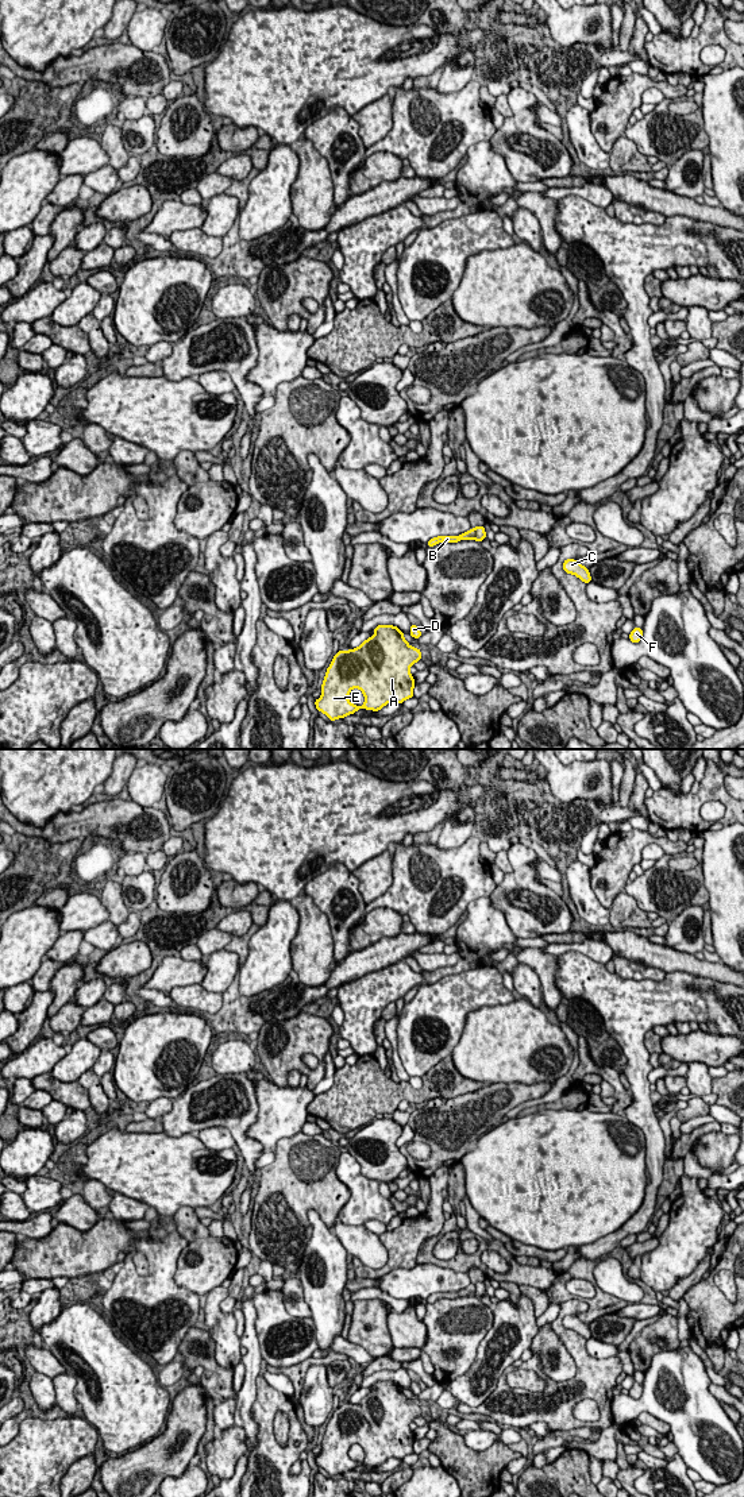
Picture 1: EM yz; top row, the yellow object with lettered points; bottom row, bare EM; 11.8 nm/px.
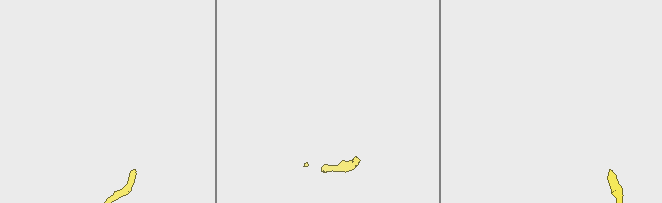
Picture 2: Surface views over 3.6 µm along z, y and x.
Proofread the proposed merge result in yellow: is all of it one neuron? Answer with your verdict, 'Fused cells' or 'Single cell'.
Fused cells

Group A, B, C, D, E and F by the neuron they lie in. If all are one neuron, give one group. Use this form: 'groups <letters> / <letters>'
groups A C D E F / B

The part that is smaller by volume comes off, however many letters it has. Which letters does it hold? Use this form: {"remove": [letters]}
{"remove": ["B"]}

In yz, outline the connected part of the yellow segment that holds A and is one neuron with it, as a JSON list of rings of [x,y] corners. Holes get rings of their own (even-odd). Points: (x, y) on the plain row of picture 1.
[[[378,1381],[373,1386],[375,1390],[358,1404],[339,1405],[327,1424],[321,1452],[315,1461],[329,1477],[362,1463],[378,1467],[389,1458],[404,1459],[413,1454],[416,1439],[409,1424],[421,1416],[420,1405],[410,1403],[397,1382]],[[352,1444],[363,1448],[362,1462],[348,1457]]]

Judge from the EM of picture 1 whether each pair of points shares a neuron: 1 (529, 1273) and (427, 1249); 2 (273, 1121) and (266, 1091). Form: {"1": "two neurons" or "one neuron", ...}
{"1": "one neuron", "2": "one neuron"}

